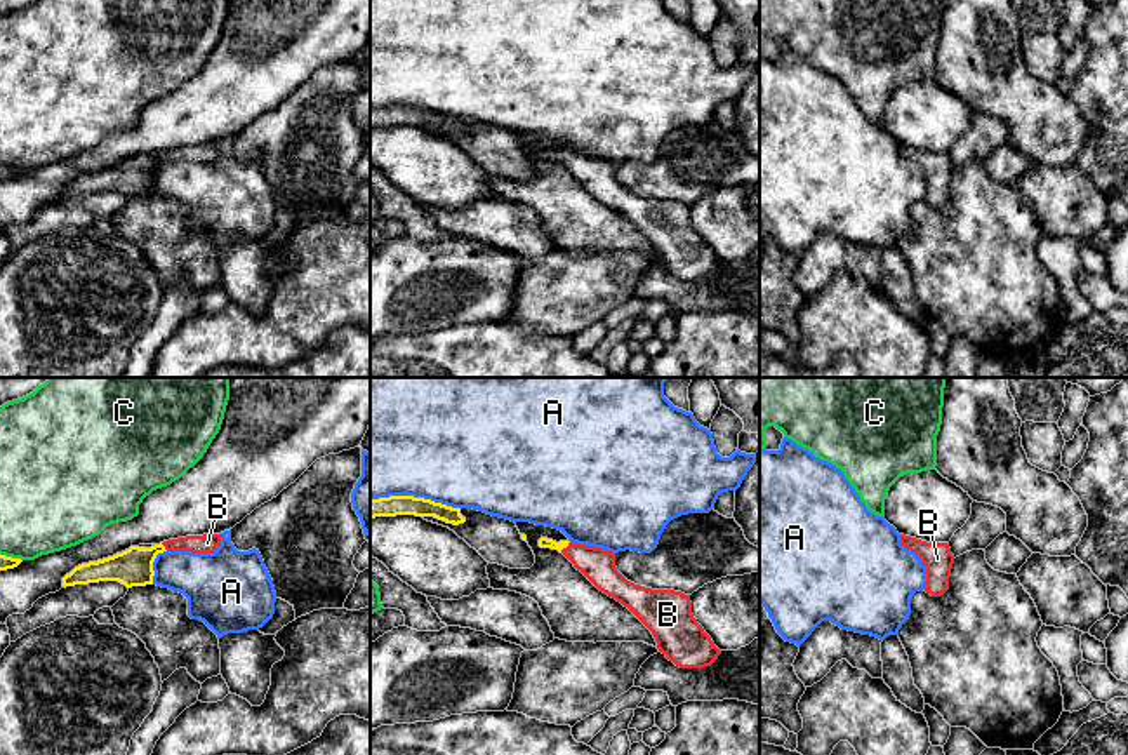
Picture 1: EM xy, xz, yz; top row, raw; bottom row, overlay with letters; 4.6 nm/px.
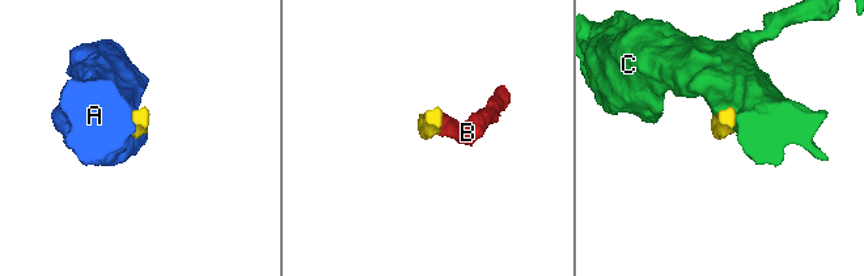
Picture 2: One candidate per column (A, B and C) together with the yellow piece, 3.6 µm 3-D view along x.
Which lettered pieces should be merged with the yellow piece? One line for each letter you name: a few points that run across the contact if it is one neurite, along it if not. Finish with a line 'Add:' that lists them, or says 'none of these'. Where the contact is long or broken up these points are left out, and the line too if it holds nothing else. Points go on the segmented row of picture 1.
B: line xz (544, 543), (565, 547), (598, 566)
Add: B

